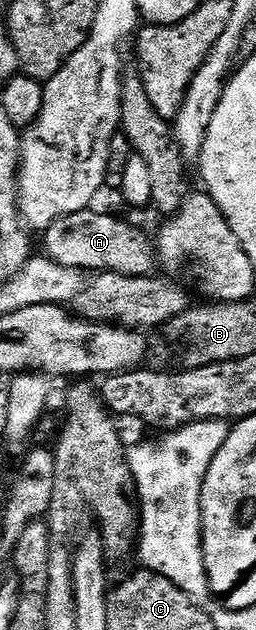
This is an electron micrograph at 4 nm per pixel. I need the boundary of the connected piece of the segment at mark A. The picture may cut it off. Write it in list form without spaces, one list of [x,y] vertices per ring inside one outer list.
[[[96,209],[70,213],[54,221],[42,233],[43,254],[62,267],[74,267],[83,273],[117,271],[123,275],[151,275],[157,269],[158,251],[136,227],[115,219],[112,215],[99,215]]]

